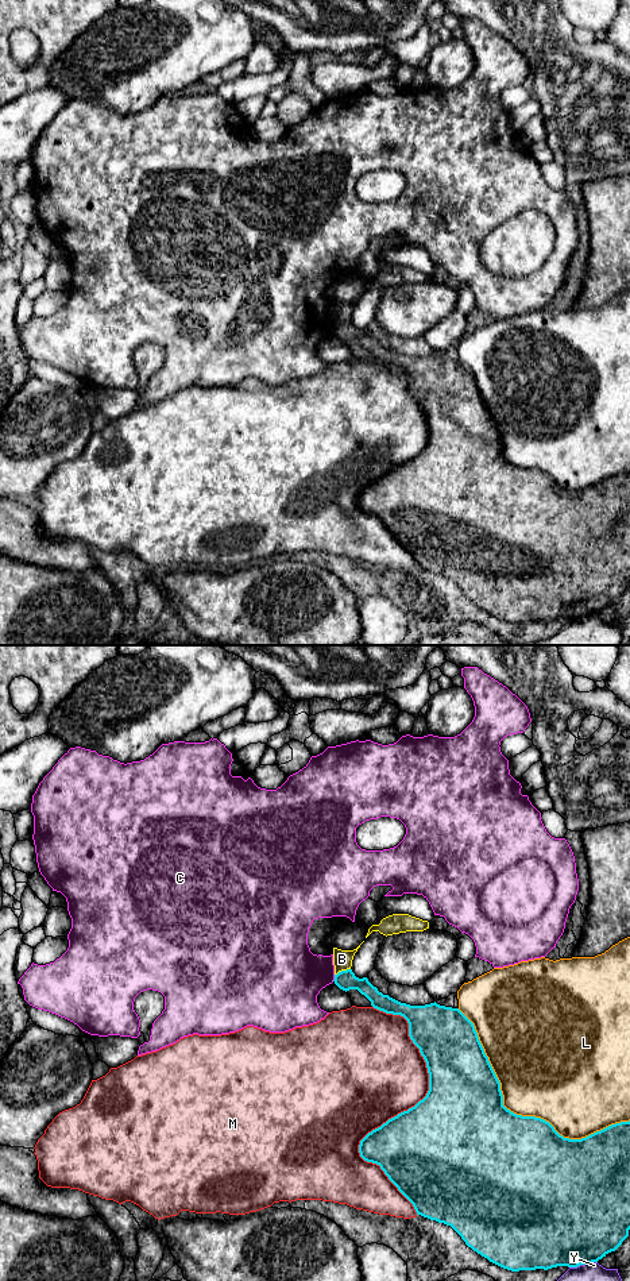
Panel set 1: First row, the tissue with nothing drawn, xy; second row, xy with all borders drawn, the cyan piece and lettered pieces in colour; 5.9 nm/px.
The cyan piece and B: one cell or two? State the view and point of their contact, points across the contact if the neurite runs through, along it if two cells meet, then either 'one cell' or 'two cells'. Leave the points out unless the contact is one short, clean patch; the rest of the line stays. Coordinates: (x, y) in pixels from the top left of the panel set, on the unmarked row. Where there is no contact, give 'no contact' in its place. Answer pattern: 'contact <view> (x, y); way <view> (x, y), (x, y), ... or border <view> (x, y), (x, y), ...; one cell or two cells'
contact xy (341, 323); border xy (350, 320), (341, 321), (335, 327); two cells

